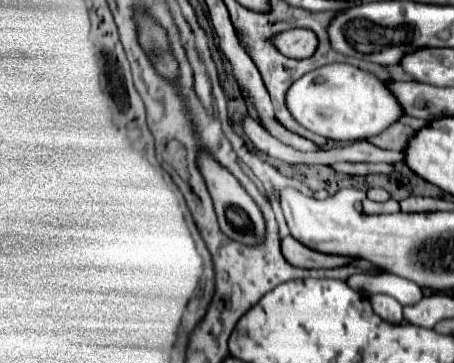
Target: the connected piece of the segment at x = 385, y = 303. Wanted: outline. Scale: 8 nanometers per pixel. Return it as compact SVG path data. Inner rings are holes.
M371 295L371 305L375 309L375 313L379 313L379 317L383 317L383 321L387 323L401 323L403 321L403 307L399 301L395 301L393 297L387 295Z

